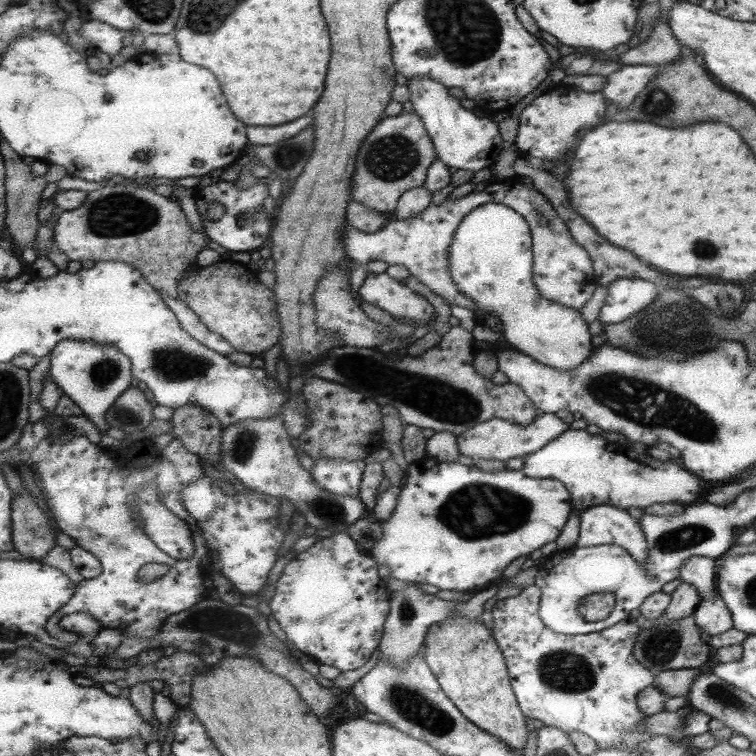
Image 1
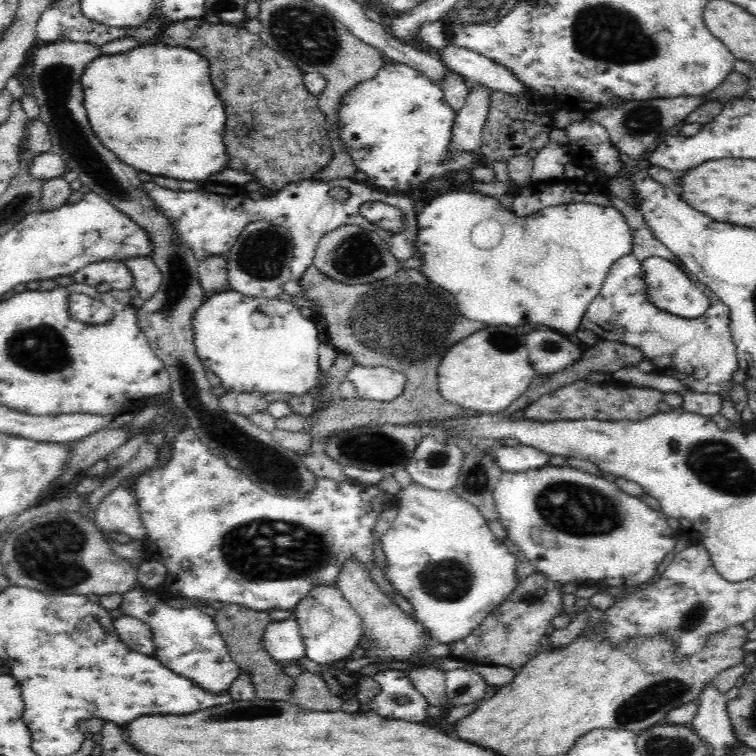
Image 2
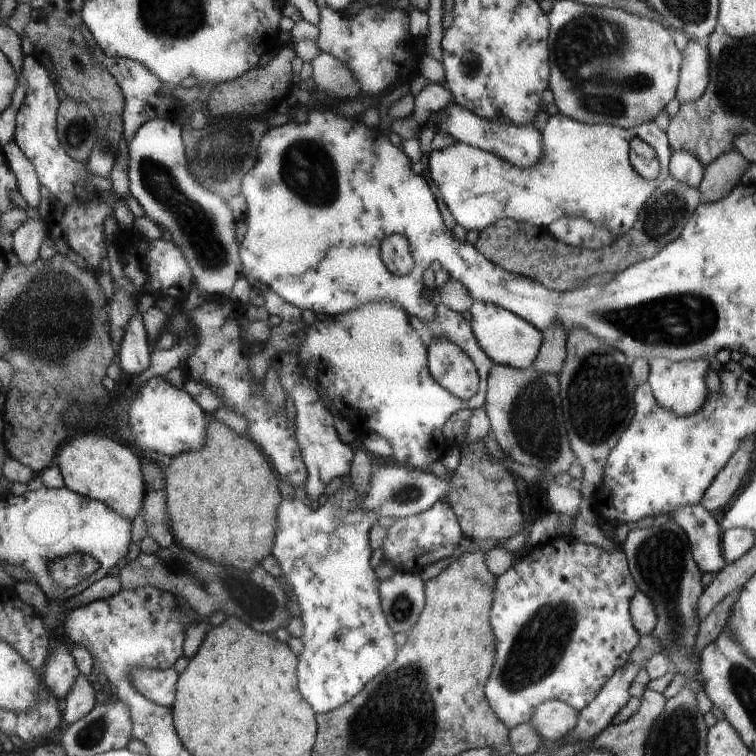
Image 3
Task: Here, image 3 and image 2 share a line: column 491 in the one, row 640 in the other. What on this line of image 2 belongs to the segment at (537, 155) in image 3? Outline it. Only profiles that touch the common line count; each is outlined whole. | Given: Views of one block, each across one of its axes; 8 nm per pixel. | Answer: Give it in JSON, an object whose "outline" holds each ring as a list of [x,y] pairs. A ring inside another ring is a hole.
{"outline":[[[123,614],[113,619],[113,625],[120,640],[130,650],[145,655],[153,654],[152,631],[146,621]]]}

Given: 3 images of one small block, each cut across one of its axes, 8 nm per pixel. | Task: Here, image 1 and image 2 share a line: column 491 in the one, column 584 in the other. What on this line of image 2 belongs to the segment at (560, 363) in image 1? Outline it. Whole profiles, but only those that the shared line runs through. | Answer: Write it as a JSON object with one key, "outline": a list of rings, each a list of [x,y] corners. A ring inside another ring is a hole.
{"outline":[[[466,190],[462,192],[446,192],[446,194],[440,194],[434,202],[430,202],[426,206],[424,213],[417,219],[418,230],[416,232],[416,250],[421,255],[419,271],[424,275],[426,281],[434,282],[436,286],[448,290],[456,304],[460,306],[460,312],[462,316],[466,316],[468,320],[474,320],[474,322],[482,322],[482,324],[488,324],[488,326],[508,326],[508,328],[516,328],[520,324],[540,324],[540,326],[552,326],[560,332],[566,332],[571,334],[576,332],[578,328],[584,323],[584,313],[590,304],[590,301],[598,295],[602,284],[606,278],[609,266],[612,262],[624,254],[628,254],[630,248],[632,248],[632,231],[628,229],[628,225],[624,223],[624,219],[620,217],[620,213],[614,210],[612,207],[604,207],[594,203],[572,203],[562,206],[548,207],[532,214],[518,215],[515,211],[502,206],[502,202],[488,194],[482,194],[475,190]],[[504,210],[504,237],[500,242],[498,248],[494,250],[480,250],[476,246],[472,246],[471,232],[474,226],[482,220],[488,220],[488,218],[494,218],[494,216],[500,216]]]}

